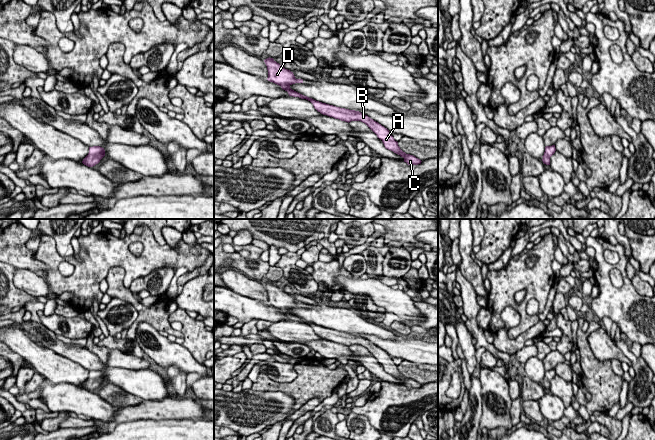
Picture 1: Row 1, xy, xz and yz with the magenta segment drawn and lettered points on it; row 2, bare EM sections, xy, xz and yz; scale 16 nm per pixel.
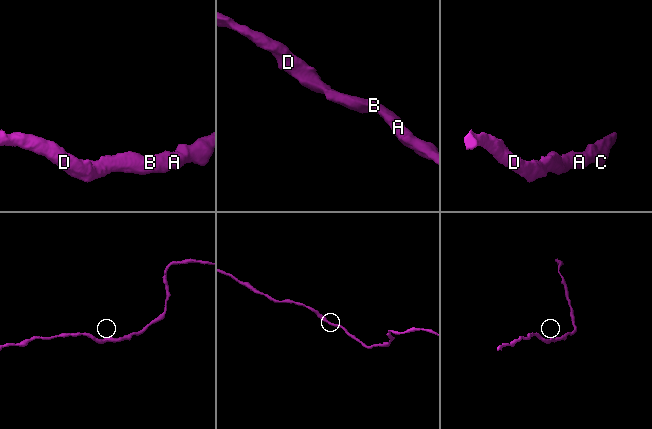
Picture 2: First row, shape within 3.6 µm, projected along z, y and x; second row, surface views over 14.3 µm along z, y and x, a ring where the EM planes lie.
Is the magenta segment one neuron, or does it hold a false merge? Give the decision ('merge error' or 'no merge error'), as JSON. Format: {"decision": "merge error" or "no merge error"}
{"decision": "no merge error"}

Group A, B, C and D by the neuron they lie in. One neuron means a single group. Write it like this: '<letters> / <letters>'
A B C D

